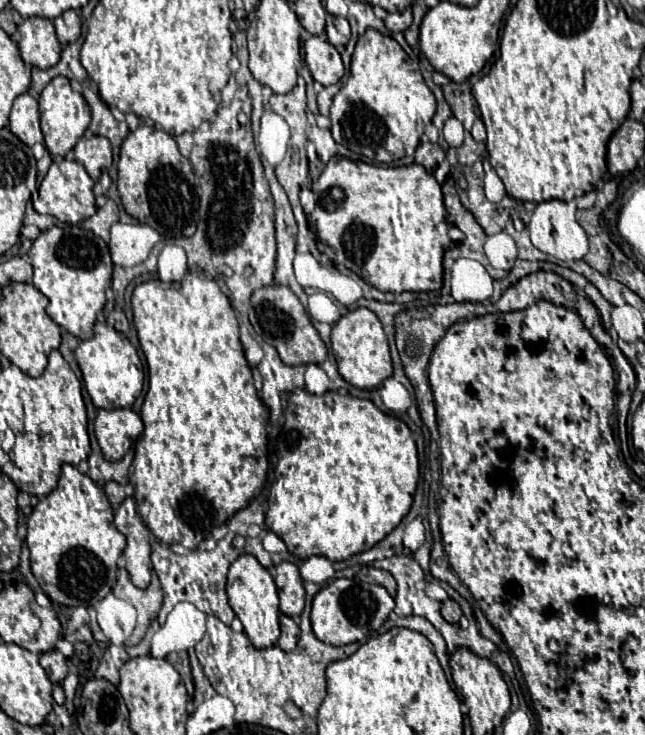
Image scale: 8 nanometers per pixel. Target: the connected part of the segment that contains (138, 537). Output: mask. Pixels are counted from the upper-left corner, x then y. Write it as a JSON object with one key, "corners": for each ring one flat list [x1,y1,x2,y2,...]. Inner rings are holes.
{"corners":[[126,498,114,514,114,526,126,536,126,570,136,588,148,588,150,584,150,530,144,526,134,498]]}

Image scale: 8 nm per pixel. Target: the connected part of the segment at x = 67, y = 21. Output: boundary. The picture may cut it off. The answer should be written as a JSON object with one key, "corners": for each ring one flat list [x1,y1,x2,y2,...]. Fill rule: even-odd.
{"corners":[[66,10,66,12,60,14,58,18,54,18,54,26,56,26,58,40,60,40,62,44,74,42,74,40,80,36,80,32,82,32,80,16,78,16,74,10]]}

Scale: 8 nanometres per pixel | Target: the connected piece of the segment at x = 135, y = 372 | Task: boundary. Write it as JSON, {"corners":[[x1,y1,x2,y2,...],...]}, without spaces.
{"corners":[[96,324,94,336,78,344,76,360,82,370,84,388,96,408,104,408,104,410,130,408,136,396,142,392,144,368,138,358,138,352,124,334,116,332,108,324]]}

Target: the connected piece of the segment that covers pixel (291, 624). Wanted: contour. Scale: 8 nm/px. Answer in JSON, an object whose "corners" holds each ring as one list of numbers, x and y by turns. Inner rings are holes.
{"corners":[[280,616,280,640,278,640,278,646,284,650,284,652,292,652,296,648,296,642,298,642,298,624,290,618,290,616]]}

